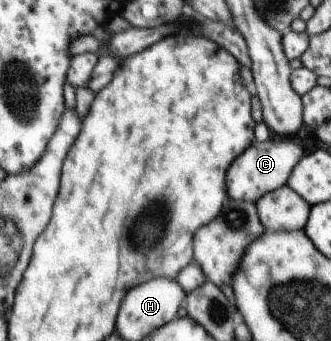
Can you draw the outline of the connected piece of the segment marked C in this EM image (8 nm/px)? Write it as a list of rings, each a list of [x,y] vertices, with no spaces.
[[[292,138],[252,143],[242,155],[228,167],[225,182],[227,196],[237,201],[256,202],[266,193],[272,192],[287,184],[290,173],[304,156],[302,148]]]

